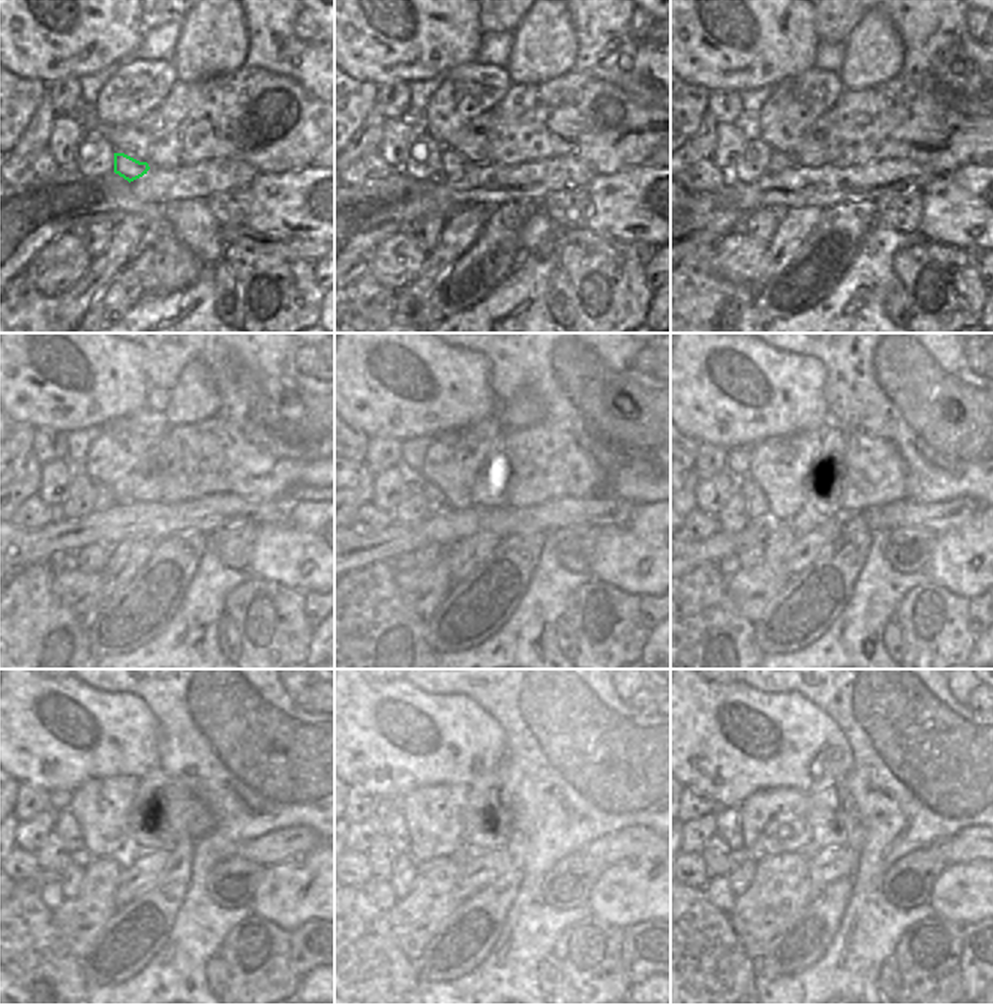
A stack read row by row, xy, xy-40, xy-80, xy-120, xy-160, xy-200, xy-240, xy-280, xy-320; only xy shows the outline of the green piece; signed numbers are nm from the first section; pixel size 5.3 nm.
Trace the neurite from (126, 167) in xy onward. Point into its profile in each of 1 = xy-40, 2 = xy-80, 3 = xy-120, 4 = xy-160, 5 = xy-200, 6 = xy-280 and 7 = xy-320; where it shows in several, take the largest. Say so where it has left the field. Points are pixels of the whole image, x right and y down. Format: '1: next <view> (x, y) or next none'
1: next xy-40 (453, 164)
2: next xy-80 (779, 162)
3: next xy-120 (104, 497)
4: next xy-160 (434, 498)
5: next xy-200 (756, 501)
6: next xy-280 (395, 828)
7: next xy-320 (728, 825)

